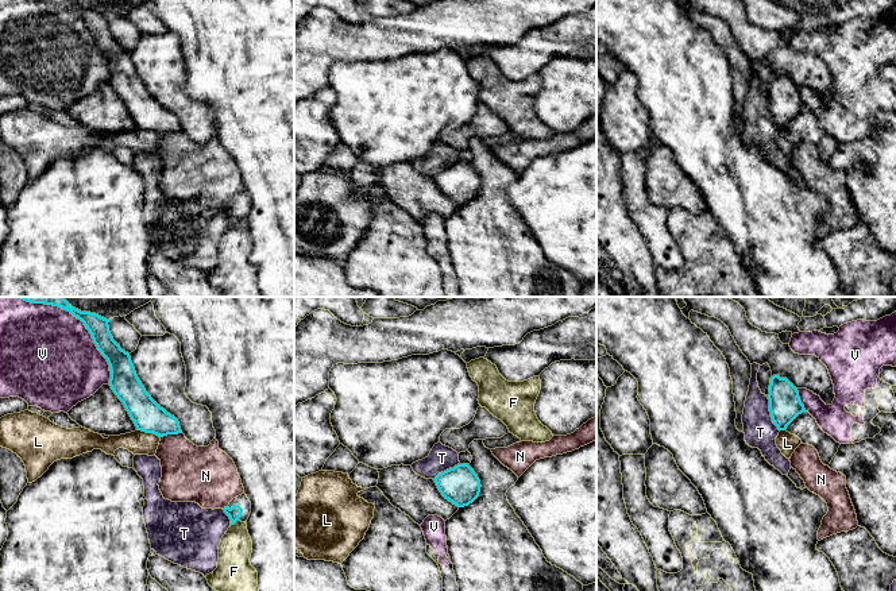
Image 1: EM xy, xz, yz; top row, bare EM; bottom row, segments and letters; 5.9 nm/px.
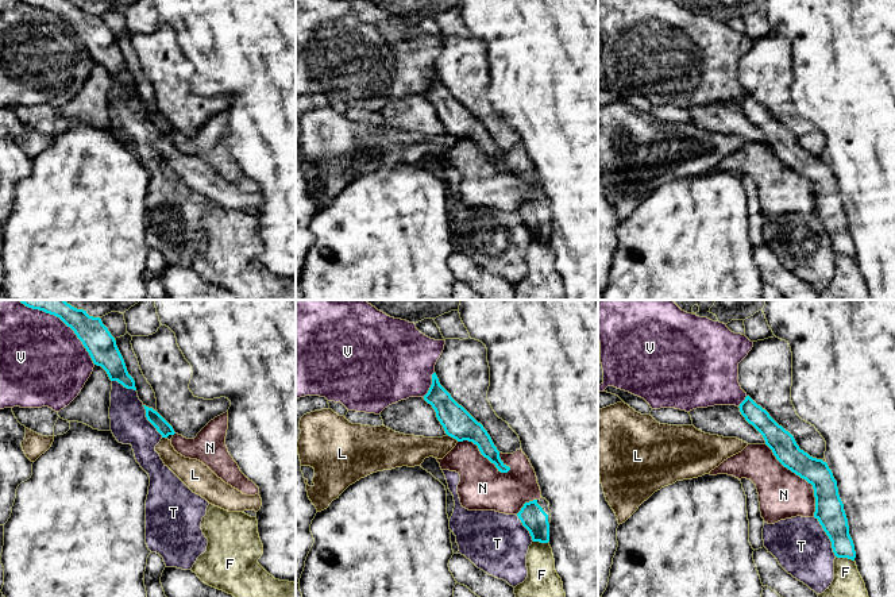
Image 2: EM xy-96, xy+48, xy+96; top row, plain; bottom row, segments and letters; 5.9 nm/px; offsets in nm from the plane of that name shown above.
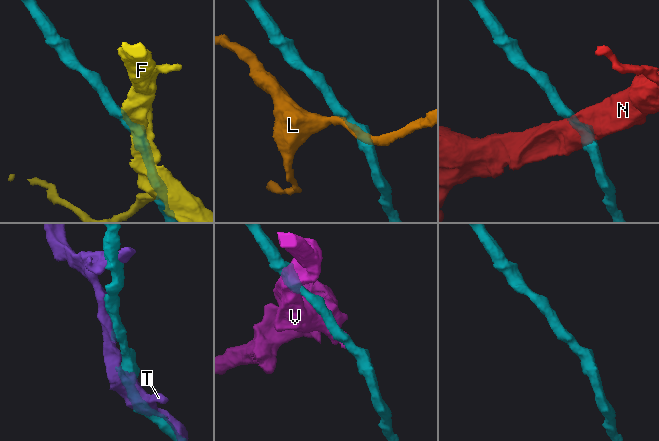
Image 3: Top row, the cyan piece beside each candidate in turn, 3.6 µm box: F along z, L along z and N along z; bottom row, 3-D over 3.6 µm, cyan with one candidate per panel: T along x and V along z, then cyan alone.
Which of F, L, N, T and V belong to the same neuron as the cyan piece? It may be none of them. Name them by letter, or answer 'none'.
none

